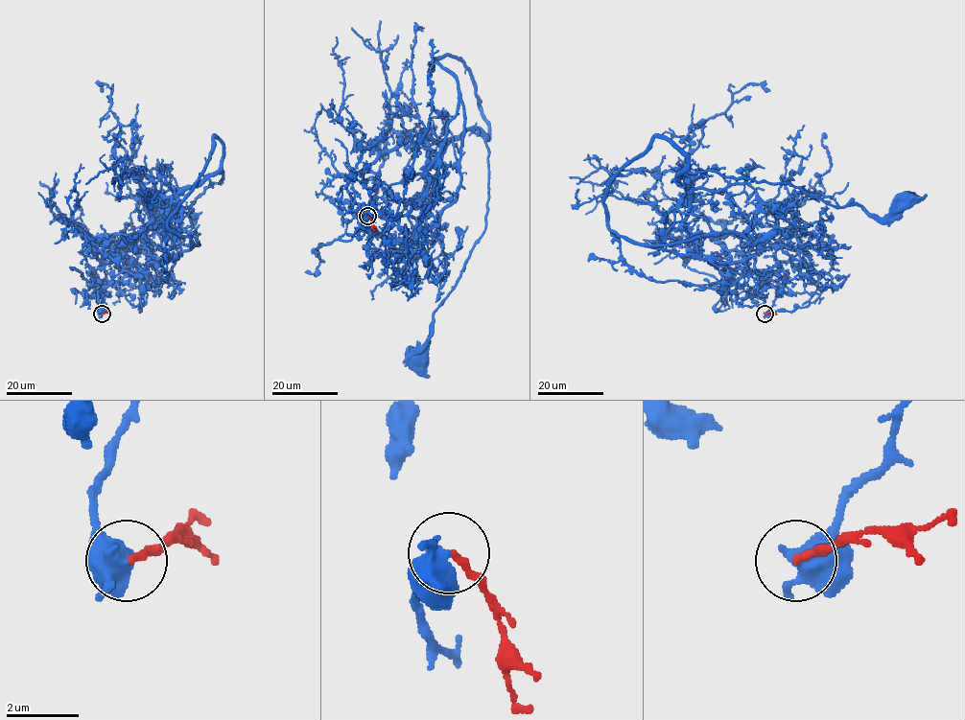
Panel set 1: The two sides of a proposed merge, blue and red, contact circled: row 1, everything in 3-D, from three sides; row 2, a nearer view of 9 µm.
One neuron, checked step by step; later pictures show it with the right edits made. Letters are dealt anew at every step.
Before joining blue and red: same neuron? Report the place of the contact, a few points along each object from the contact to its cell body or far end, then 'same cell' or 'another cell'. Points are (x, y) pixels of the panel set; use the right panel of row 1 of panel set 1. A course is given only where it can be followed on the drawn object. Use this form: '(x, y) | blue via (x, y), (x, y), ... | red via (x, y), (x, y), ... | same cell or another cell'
(764, 313) | blue via (764, 313), (776, 290), (755, 259), (712, 263), (683, 228), (682, 174), (790, 183), (880, 218), (907, 198) | red via (764, 313), (780, 311) | another cell

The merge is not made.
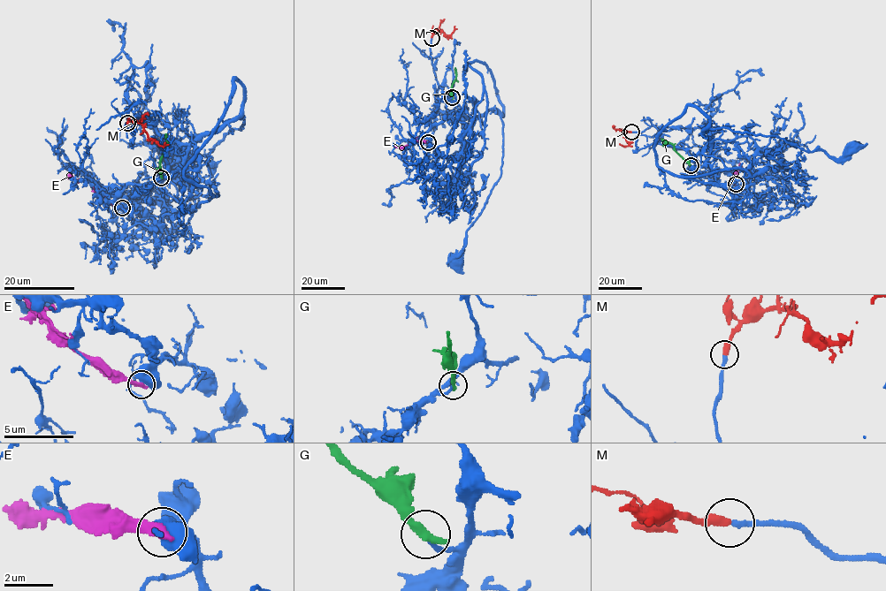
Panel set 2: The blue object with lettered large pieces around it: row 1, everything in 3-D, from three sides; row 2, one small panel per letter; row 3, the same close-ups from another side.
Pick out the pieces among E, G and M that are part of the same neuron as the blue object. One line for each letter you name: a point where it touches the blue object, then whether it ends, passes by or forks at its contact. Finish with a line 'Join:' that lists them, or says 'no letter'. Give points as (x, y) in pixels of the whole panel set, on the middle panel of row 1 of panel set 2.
M: (431, 38) | it ends
Join: M

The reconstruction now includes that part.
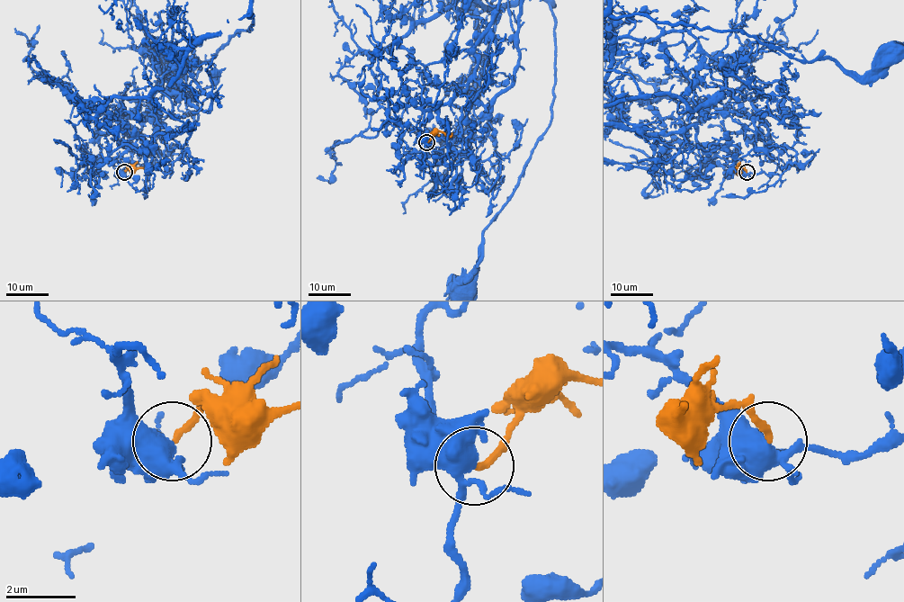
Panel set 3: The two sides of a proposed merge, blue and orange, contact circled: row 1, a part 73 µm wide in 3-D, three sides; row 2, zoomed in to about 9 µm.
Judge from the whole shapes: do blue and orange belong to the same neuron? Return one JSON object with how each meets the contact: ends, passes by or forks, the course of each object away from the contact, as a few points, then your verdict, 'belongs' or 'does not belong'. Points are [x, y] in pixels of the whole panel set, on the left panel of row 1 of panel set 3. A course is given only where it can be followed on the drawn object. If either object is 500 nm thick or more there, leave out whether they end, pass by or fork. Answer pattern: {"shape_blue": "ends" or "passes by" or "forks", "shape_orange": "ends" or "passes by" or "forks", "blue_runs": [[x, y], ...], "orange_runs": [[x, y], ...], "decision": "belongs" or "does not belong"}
{"shape_blue": "forks", "shape_orange": "ends", "blue_runs": [[124, 172], [121, 155], [185, 127], [150, 97], [183, 56], [253, 14], [175, 75], [159, 50]], "decision": "belongs"}

